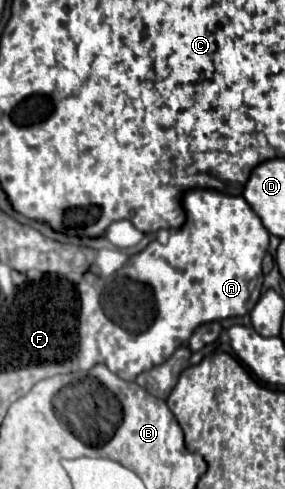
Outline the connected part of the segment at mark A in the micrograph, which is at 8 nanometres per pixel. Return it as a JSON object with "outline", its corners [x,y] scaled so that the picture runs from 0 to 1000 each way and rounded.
{"outline":[[[730,384],[660,389],[639,421],[653,429],[653,454],[639,466],[604,470],[582,503],[540,491],[491,519],[470,519],[407,564],[337,569],[330,560],[302,560],[274,581],[288,618],[274,740],[288,757],[351,740],[428,777],[477,777],[498,757],[568,744],[632,708],[618,691],[653,699],[688,667],[807,646],[856,646],[891,630],[919,593],[919,528],[940,511],[940,470],[912,442],[856,401],[807,401]]]}

